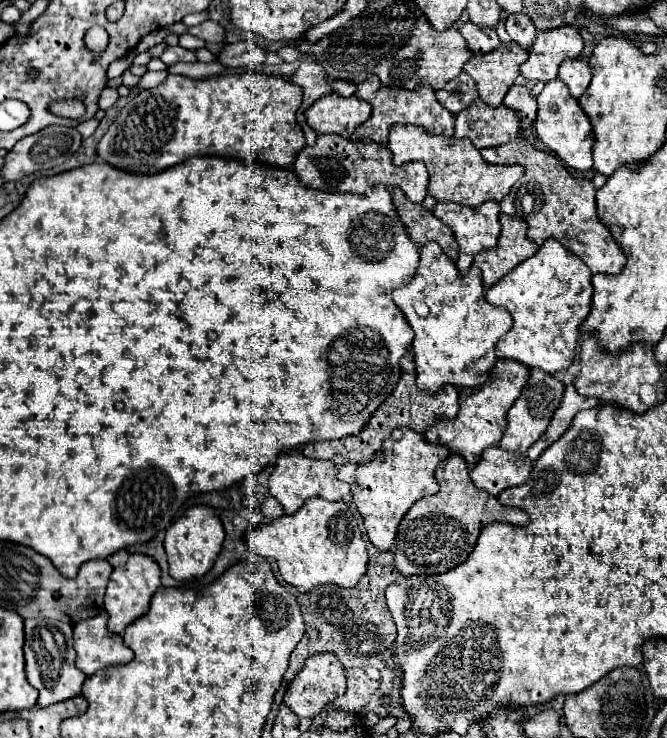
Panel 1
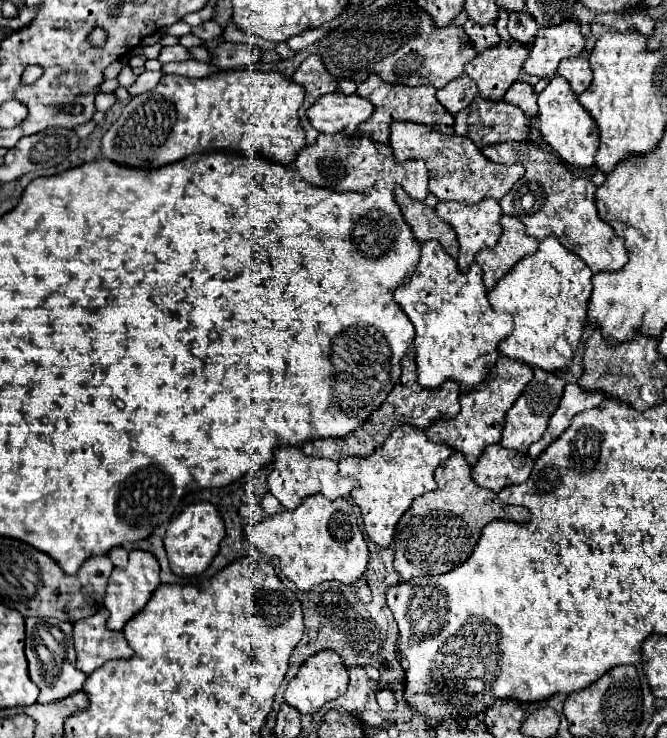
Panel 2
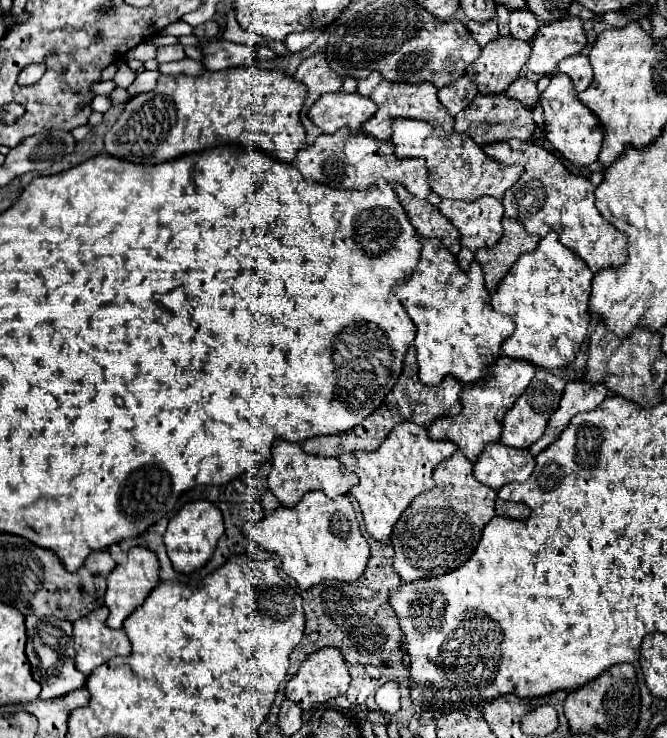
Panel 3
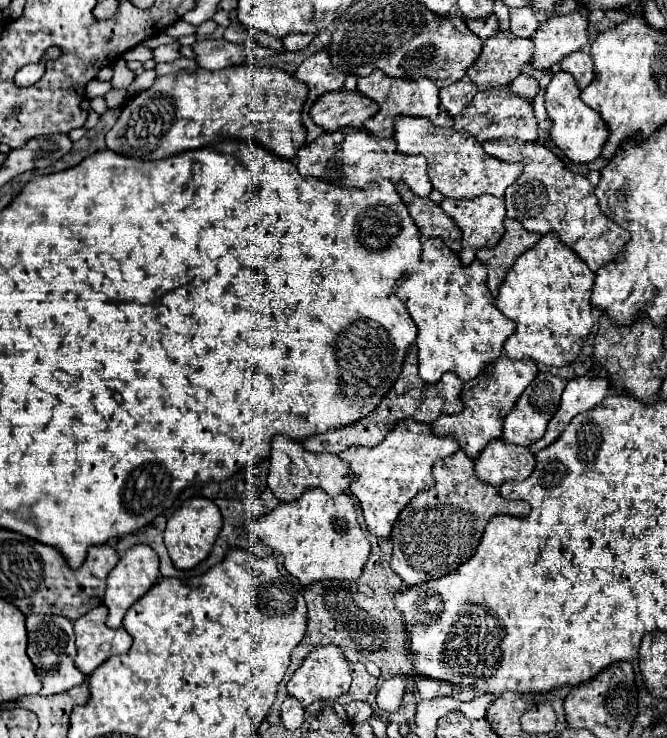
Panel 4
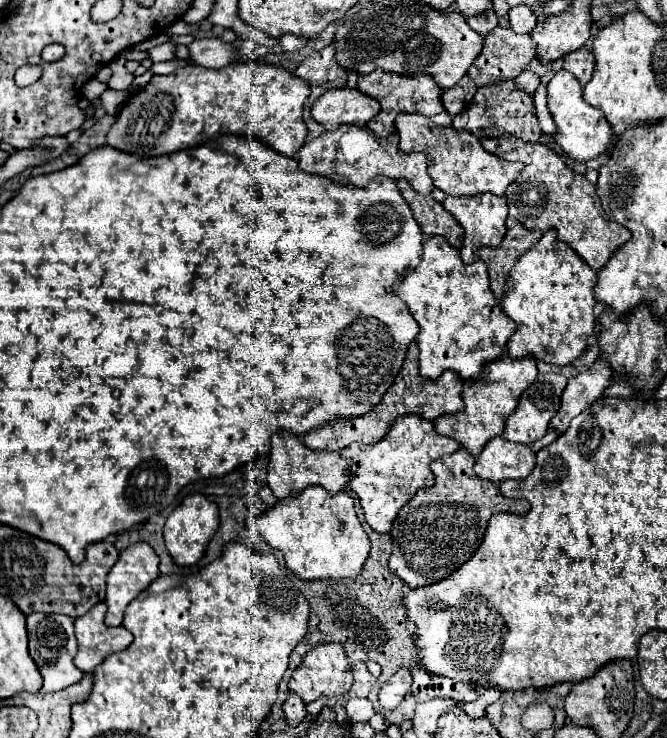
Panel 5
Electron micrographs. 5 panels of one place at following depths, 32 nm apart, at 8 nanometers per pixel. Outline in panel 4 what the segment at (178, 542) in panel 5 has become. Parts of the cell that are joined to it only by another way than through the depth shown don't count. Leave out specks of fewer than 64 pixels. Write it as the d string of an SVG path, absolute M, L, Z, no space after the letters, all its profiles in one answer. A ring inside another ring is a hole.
M192 498L186 500L170 518L164 530L164 544L168 548L168 554L178 570L192 570L202 560L208 558L212 552L214 540L222 530L222 514L218 506L212 500L206 498Z

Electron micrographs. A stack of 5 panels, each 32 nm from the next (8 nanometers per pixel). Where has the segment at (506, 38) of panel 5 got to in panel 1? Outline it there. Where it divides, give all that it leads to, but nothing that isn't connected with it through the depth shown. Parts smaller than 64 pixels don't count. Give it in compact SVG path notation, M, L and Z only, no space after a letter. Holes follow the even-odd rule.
M514 42L508 44L508 46L500 46L498 50L492 50L488 54L482 54L482 56L474 56L470 58L468 64L464 64L464 72L468 72L476 86L478 86L478 92L480 92L480 98L490 104L490 106L500 106L506 92L510 90L510 86L516 82L518 78L518 68L528 60L528 52L526 50L520 50L520 46L516 46Z

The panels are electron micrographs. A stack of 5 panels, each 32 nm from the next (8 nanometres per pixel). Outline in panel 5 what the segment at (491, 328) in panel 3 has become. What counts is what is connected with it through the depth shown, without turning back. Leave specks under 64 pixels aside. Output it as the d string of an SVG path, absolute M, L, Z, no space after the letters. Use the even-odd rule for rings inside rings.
M426 238L422 262L416 270L406 272L396 284L396 294L406 302L410 314L420 326L416 344L420 348L420 376L440 378L444 370L456 372L468 380L482 372L488 362L502 356L516 324L500 312L498 300L488 286L484 262L476 260L466 266L458 250L452 250L444 238Z

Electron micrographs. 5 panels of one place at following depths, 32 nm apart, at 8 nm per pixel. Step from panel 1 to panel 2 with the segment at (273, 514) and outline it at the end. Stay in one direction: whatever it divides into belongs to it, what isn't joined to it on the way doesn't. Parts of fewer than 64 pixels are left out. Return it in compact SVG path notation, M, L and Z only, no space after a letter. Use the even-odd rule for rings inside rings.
M268 492L268 494L264 496L264 500L262 500L262 510L266 512L266 516L274 516L274 514L280 514L280 512L284 510L284 506Z

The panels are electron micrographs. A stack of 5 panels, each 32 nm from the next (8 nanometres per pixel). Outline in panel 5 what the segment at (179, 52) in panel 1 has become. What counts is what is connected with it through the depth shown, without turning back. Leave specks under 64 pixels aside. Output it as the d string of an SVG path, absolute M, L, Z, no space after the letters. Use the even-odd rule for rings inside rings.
M168 42L168 44L160 44L156 48L150 50L150 58L152 62L168 62L176 58L176 44Z

